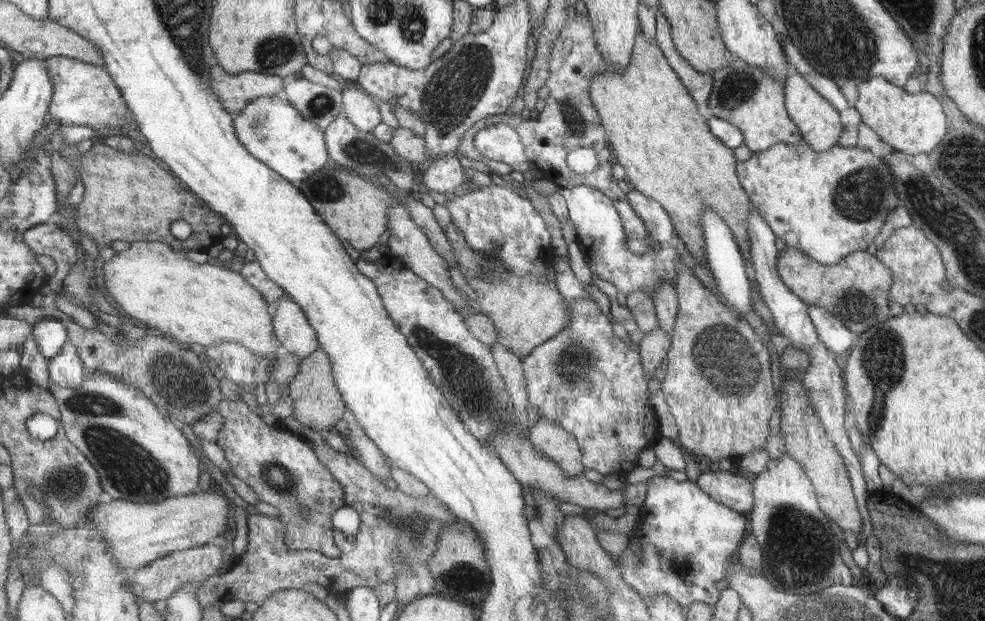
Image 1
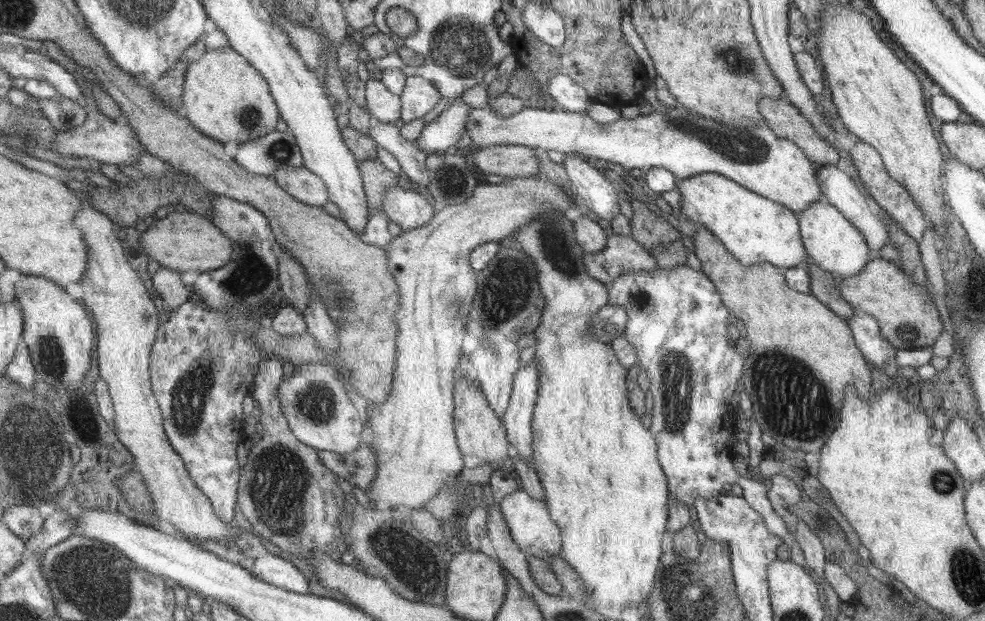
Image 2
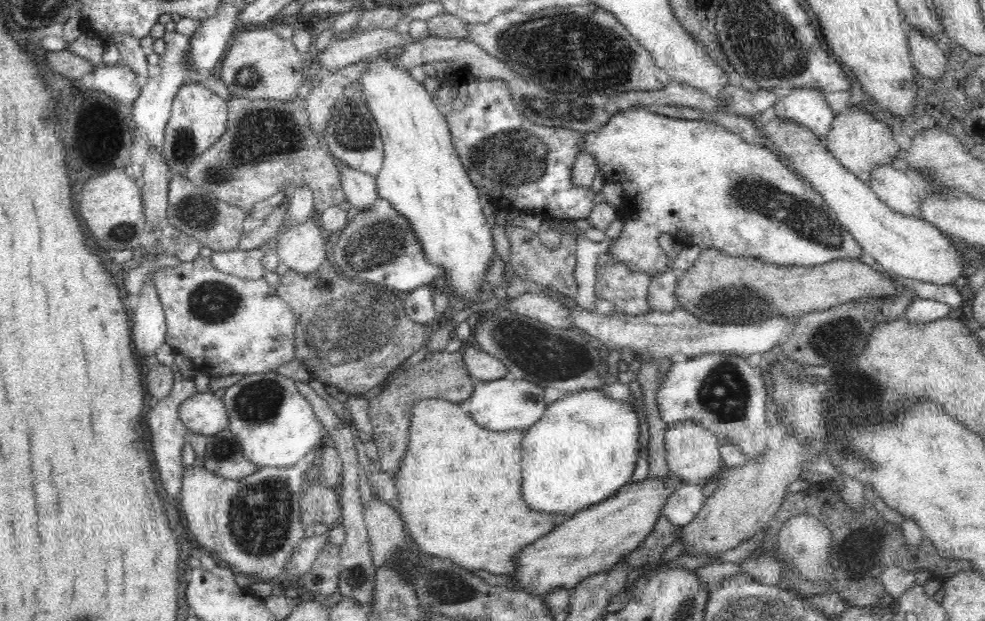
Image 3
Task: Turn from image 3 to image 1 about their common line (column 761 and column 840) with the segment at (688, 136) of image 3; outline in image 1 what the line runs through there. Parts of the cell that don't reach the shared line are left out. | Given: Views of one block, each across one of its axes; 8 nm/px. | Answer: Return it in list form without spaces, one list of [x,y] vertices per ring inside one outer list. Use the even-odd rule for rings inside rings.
[[[803,140],[795,146],[775,144],[765,152],[755,152],[749,160],[737,162],[737,176],[743,190],[749,196],[749,202],[763,220],[771,226],[775,236],[785,242],[785,248],[797,248],[819,264],[839,264],[845,256],[853,252],[865,252],[869,242],[879,236],[889,214],[901,206],[897,196],[895,176],[885,158],[877,158],[871,150],[843,148],[839,144],[831,146],[825,152],[815,152]]]

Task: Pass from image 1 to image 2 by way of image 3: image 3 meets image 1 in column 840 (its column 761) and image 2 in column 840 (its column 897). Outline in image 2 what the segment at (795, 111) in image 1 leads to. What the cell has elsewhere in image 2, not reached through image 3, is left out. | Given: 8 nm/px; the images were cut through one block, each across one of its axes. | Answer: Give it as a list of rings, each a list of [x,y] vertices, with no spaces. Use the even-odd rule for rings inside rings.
[[[825,196],[815,204],[811,204],[809,208],[805,208],[803,212],[799,212],[797,218],[799,218],[799,232],[803,238],[803,244],[815,266],[827,270],[831,276],[841,274],[841,278],[857,276],[867,266],[865,262],[869,260],[867,256],[871,248],[865,236]]]

